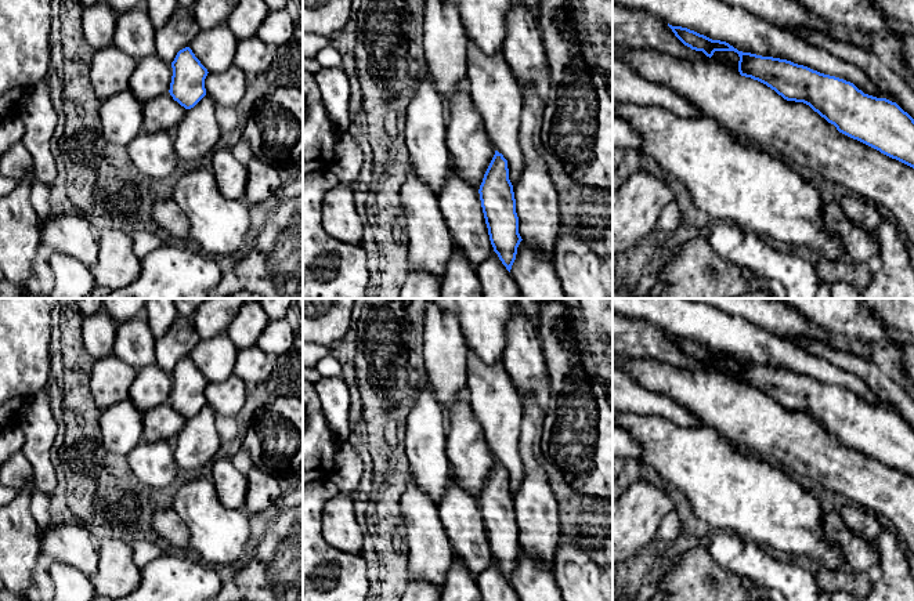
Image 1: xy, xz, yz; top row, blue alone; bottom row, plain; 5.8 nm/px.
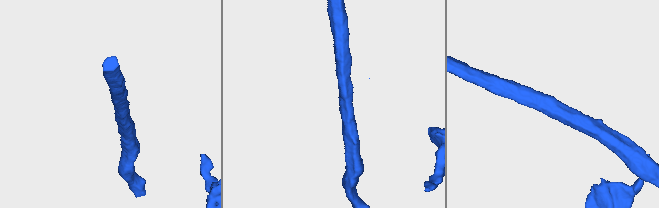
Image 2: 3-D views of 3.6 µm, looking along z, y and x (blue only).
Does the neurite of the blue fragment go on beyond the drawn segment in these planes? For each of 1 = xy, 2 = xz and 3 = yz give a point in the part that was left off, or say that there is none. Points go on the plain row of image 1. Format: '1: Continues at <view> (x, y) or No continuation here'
1: No continuation here
2: No continuation here
3: No continuation here

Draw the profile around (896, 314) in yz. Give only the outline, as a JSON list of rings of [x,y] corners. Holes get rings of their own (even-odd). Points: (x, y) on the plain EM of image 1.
[[[861,298],[863,305],[890,330],[914,341],[914,298]]]

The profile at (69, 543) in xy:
[[[80,524],[50,525],[39,528],[41,551],[54,561],[66,564],[91,578],[98,568],[95,537]]]

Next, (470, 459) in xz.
[[[460,391],[448,416],[447,457],[454,478],[477,500],[495,464],[484,431],[473,414],[469,392]]]

